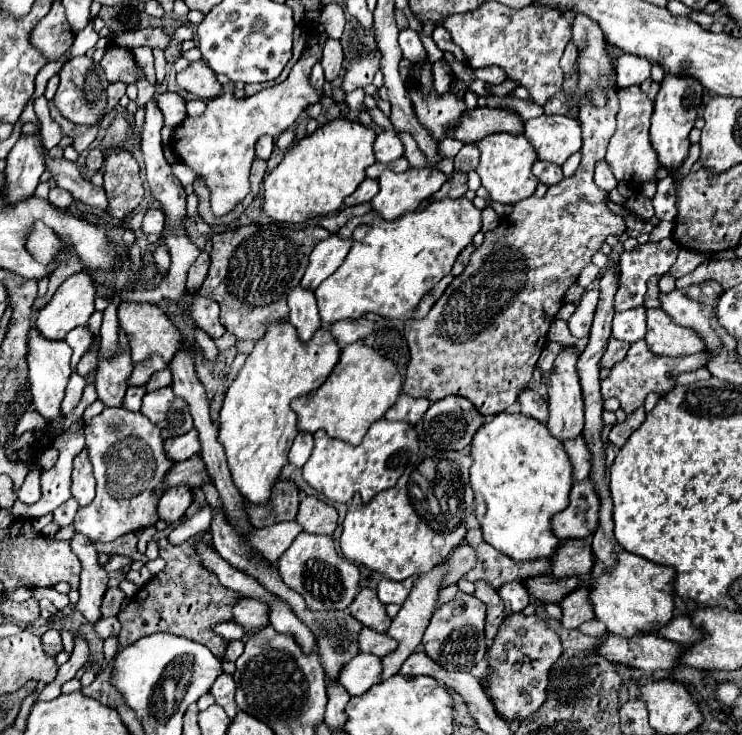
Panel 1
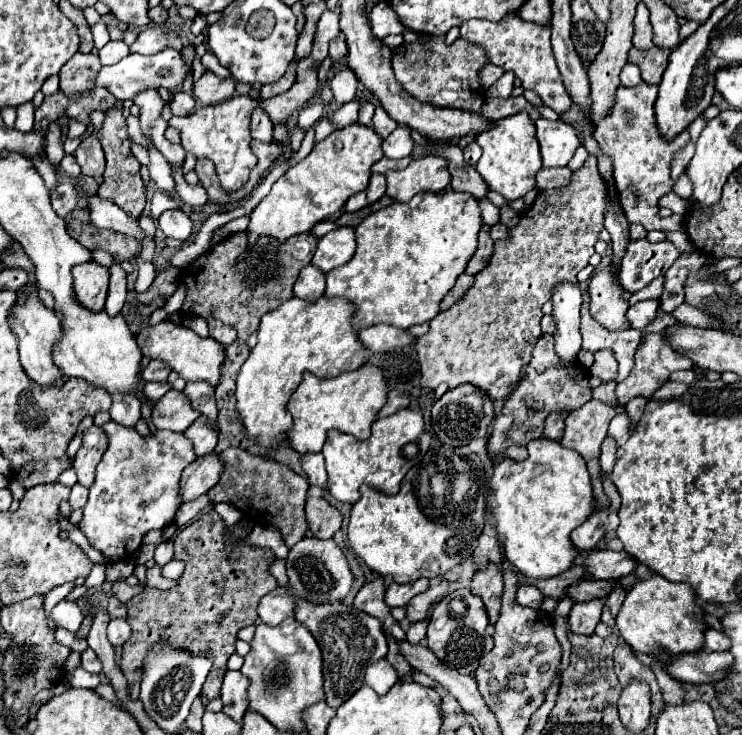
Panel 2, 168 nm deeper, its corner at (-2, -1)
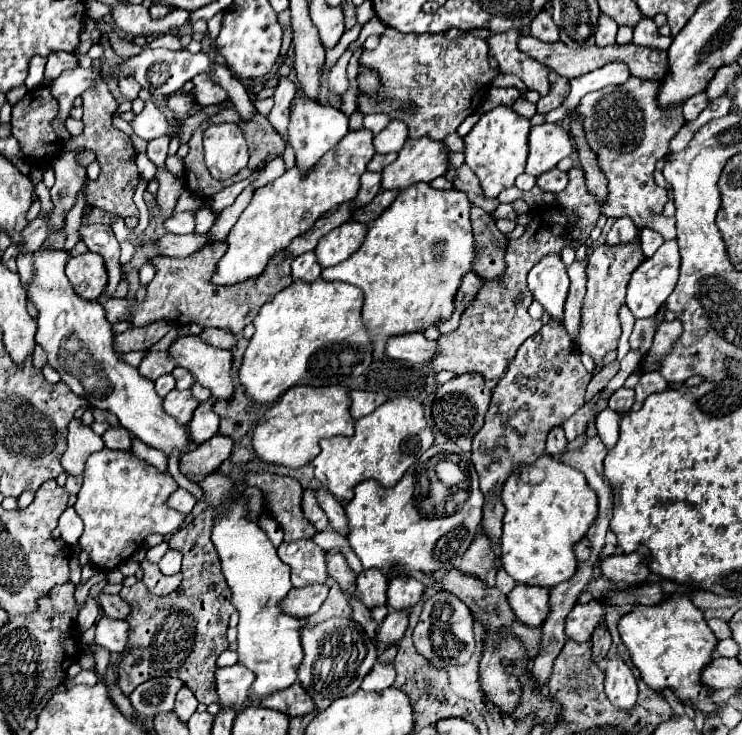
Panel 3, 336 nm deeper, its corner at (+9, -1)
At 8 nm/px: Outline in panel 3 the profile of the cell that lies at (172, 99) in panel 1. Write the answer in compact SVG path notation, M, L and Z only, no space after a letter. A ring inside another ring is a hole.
M176 93L168 99L168 109L172 109L176 115L186 115L196 105L196 97L188 93Z

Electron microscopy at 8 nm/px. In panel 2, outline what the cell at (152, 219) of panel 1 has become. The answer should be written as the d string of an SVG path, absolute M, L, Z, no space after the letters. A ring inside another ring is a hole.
M181 209L165 211L157 219L157 227L165 233L165 237L179 239L179 241L185 241L191 235L191 219Z

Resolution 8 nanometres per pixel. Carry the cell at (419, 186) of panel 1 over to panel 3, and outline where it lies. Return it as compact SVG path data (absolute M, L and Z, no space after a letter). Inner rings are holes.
M430 137L406 139L394 163L382 171L382 189L406 189L418 181L434 181L448 169L448 147Z

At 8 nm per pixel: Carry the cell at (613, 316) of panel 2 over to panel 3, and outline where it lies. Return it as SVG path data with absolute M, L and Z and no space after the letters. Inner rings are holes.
M640 239L622 243L622 245L600 245L594 249L594 253L588 259L588 291L582 301L582 311L580 311L582 321L574 337L574 345L582 353L592 355L596 365L602 363L602 357L608 351L614 351L618 347L618 337L620 337L618 309L626 301L626 287L628 287L630 275L640 267L644 259L646 257L640 249Z

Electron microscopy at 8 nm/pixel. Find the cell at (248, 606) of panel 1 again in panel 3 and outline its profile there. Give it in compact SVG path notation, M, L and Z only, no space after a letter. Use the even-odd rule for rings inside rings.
M320 583L320 585L308 585L308 587L300 587L300 589L292 589L286 599L282 601L284 611L288 611L290 615L296 615L298 619L306 619L312 613L316 613L326 595L328 595L330 585L328 583Z

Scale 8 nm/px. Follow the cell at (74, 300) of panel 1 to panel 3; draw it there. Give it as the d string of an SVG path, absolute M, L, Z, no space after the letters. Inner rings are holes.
M90 251L68 259L66 277L70 285L76 287L76 293L90 301L94 301L100 293L104 293L108 283L104 259L98 253L90 253Z

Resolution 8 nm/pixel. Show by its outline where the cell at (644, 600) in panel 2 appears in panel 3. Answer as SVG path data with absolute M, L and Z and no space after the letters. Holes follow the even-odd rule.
M674 595L654 607L638 605L620 619L618 631L624 645L632 653L634 665L642 673L642 681L652 691L662 693L670 689L680 703L690 703L706 715L718 711L718 705L710 697L710 689L700 681L700 673L708 661L712 661L712 651L718 639L708 627L702 611L694 607L688 595Z

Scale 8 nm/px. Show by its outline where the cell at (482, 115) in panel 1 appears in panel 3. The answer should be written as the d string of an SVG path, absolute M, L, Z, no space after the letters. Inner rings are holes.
M364 71L362 75L358 75L358 87L360 87L362 93L376 95L376 91L378 91L378 79L376 79L376 73Z

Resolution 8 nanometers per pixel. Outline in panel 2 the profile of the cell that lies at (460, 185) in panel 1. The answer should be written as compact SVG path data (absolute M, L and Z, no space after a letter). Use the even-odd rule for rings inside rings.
M423 143L423 145L415 145L411 157L419 159L419 157L427 157L427 155L437 155L437 157L445 157L449 161L449 173L451 173L451 189L453 191L465 191L471 193L473 197L485 197L487 193L487 183L483 183L483 177L475 171L475 167L471 167L469 163L465 165L463 159L463 151L455 145L455 143Z

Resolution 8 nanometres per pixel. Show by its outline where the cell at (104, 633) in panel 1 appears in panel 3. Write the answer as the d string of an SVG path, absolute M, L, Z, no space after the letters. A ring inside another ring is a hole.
M102 617L96 625L96 643L106 647L108 651L122 653L128 643L128 629L130 627L124 621Z

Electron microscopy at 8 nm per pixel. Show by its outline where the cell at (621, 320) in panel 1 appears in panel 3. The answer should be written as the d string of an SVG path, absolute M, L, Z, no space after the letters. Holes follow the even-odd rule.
M664 241L660 249L632 273L632 279L628 283L628 295L626 295L626 305L632 311L632 315L636 319L646 319L648 315L654 315L662 307L662 303L668 299L668 295L674 291L678 275L680 275L678 243Z

